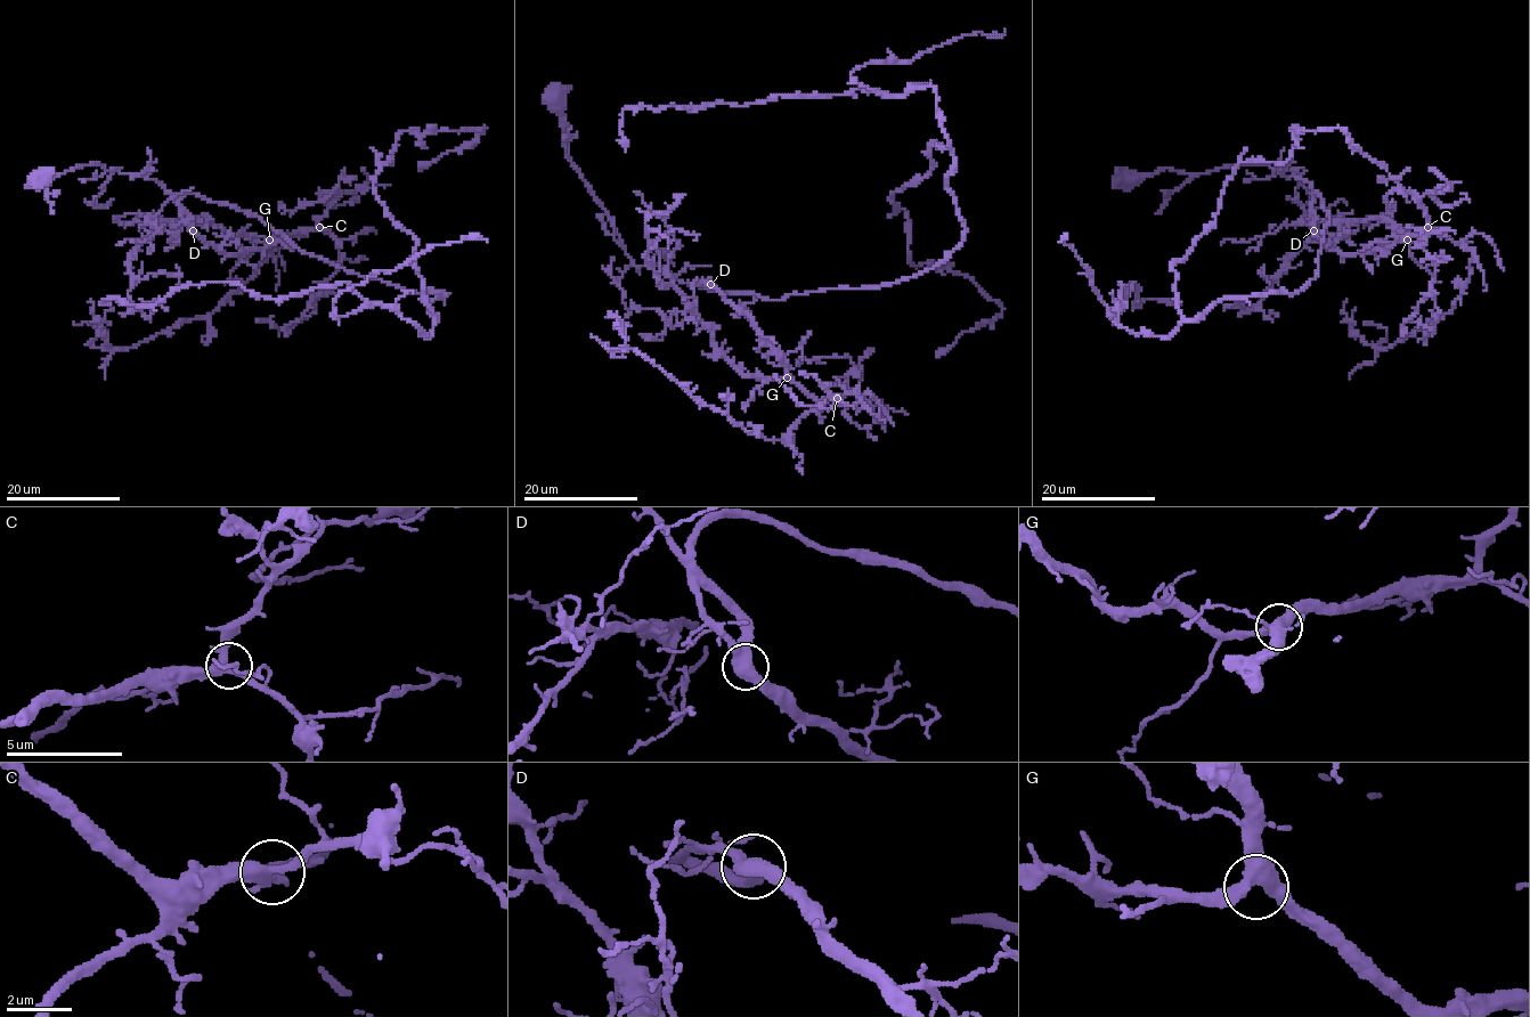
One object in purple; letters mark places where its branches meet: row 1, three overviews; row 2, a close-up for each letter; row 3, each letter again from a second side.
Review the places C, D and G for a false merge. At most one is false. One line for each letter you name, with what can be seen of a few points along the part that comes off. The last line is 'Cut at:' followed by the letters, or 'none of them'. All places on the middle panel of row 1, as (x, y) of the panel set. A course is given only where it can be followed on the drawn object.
Cut at: none of them

